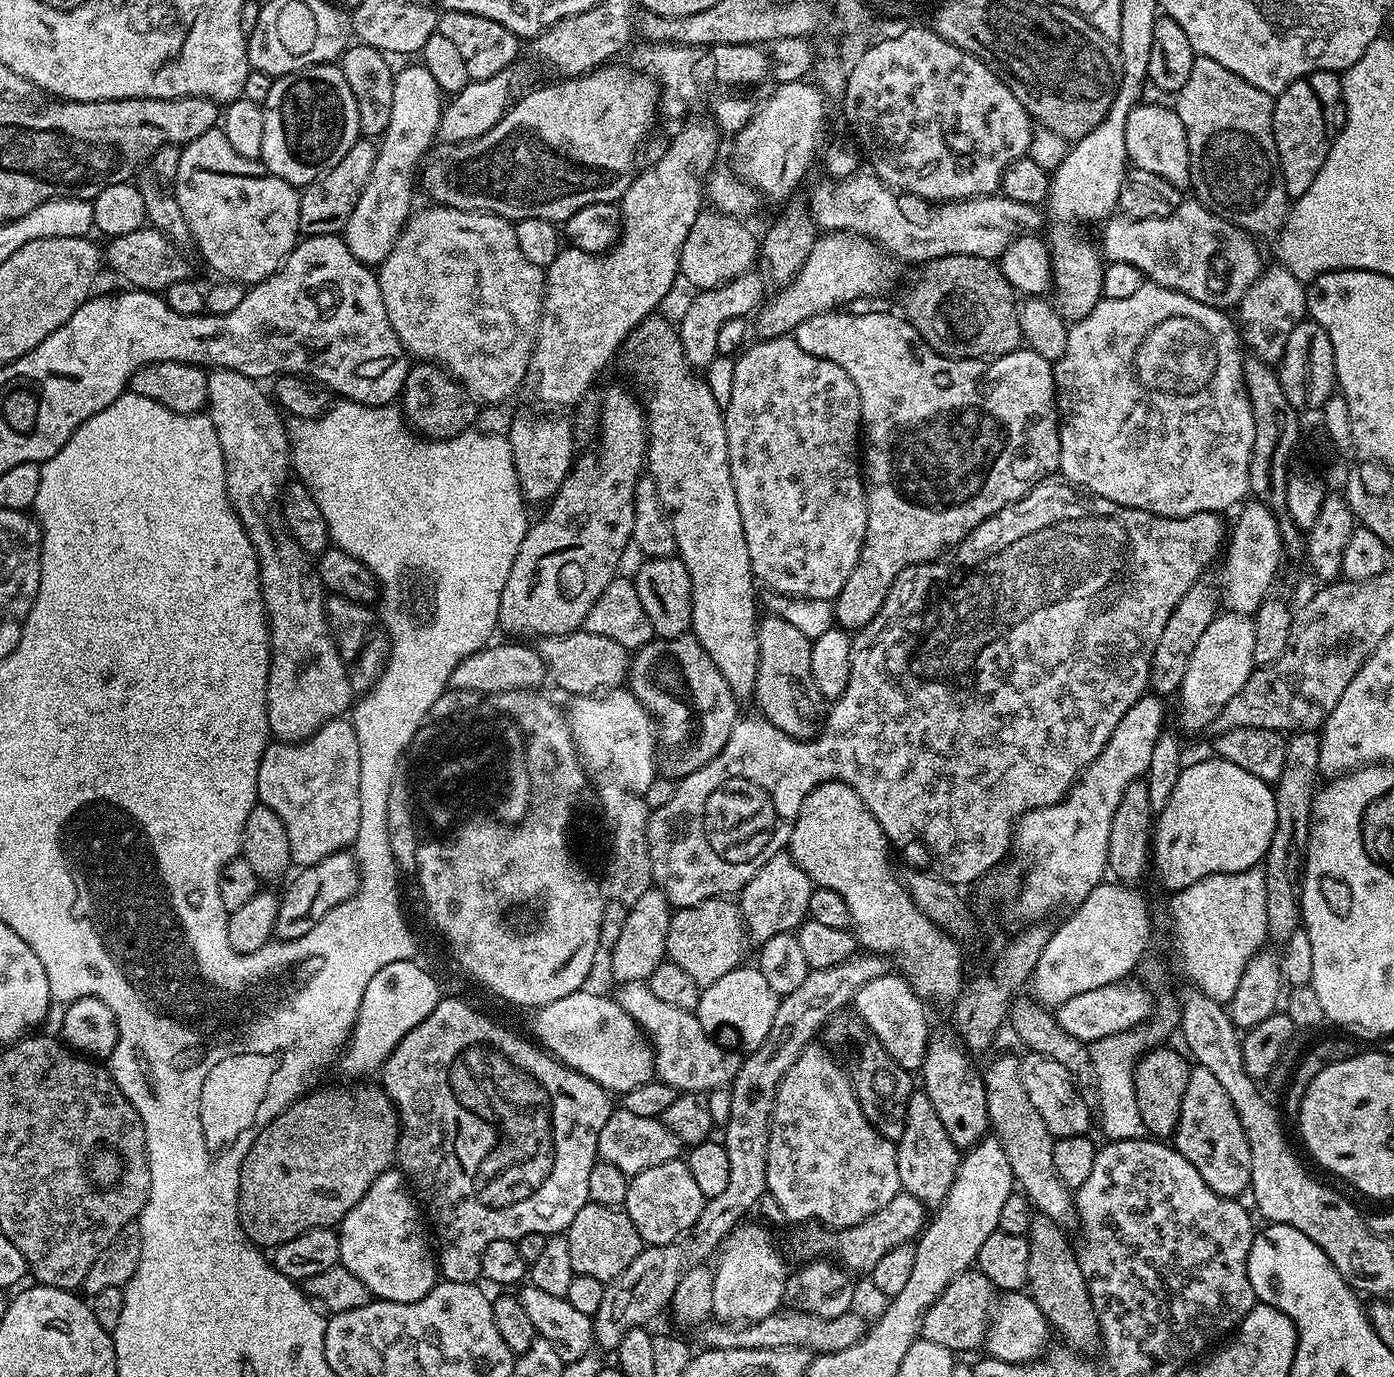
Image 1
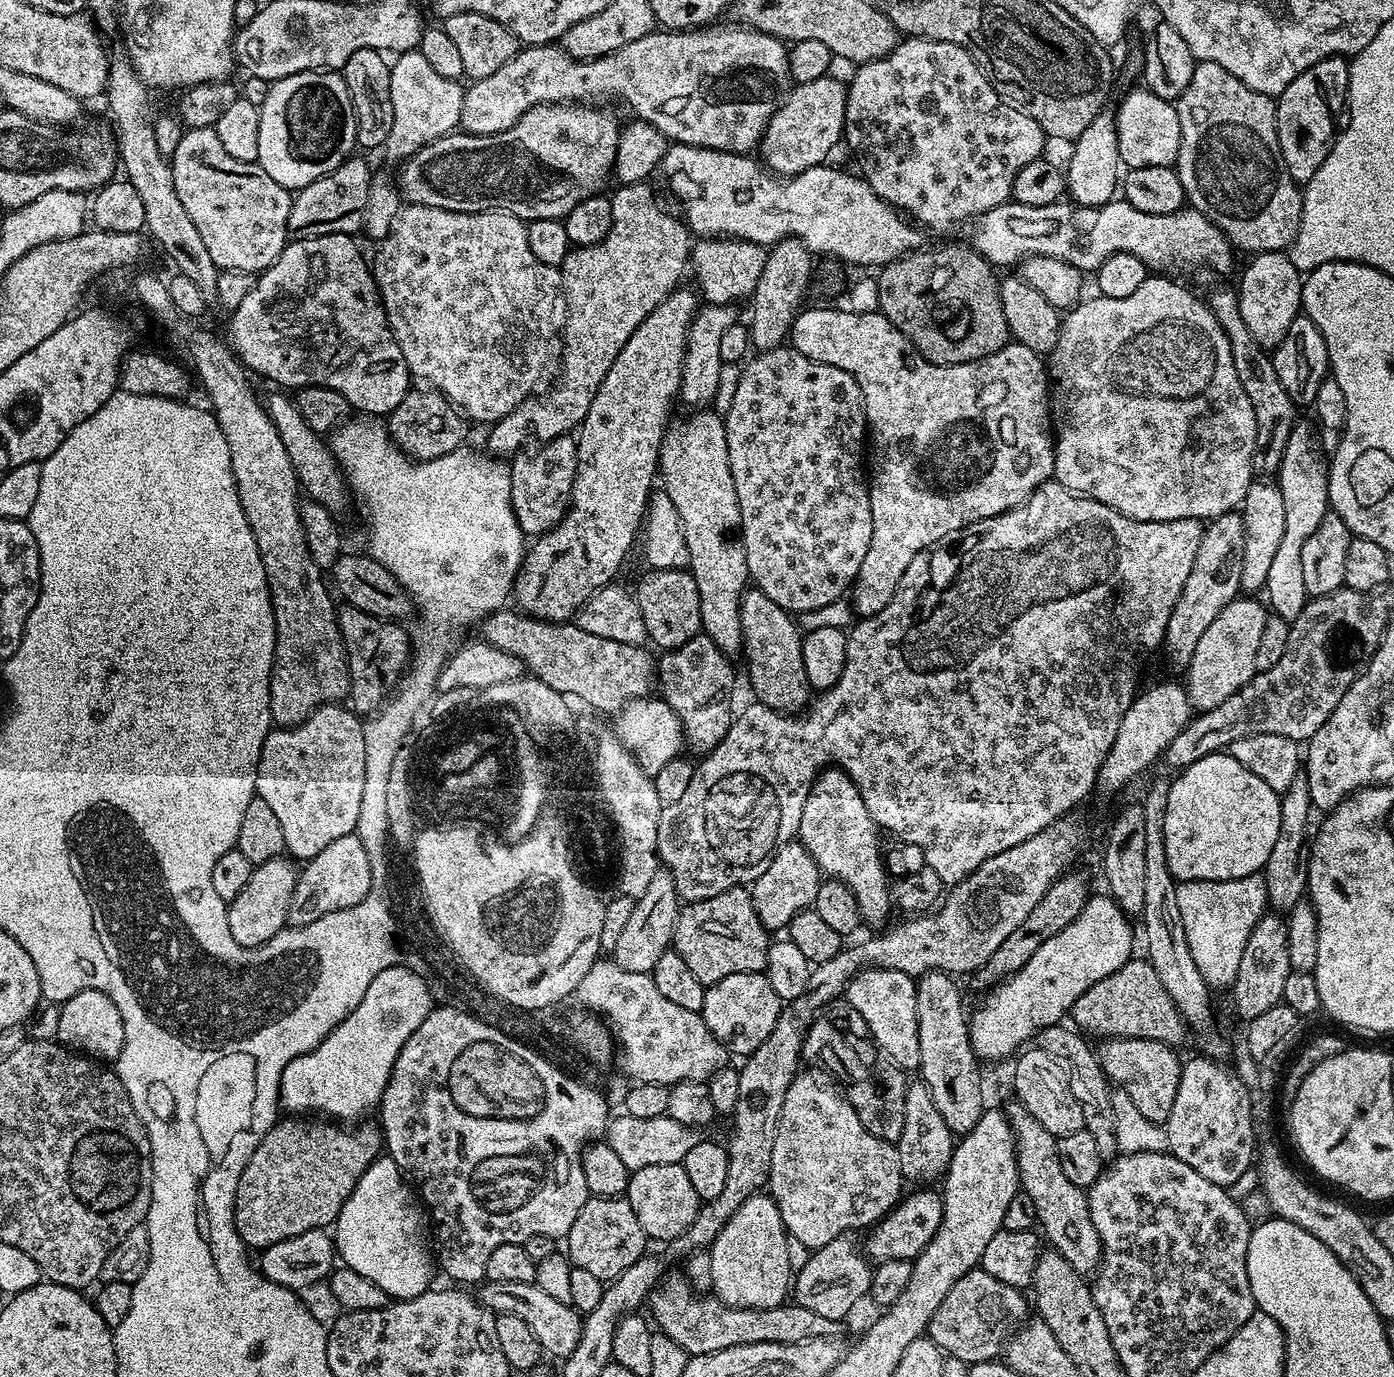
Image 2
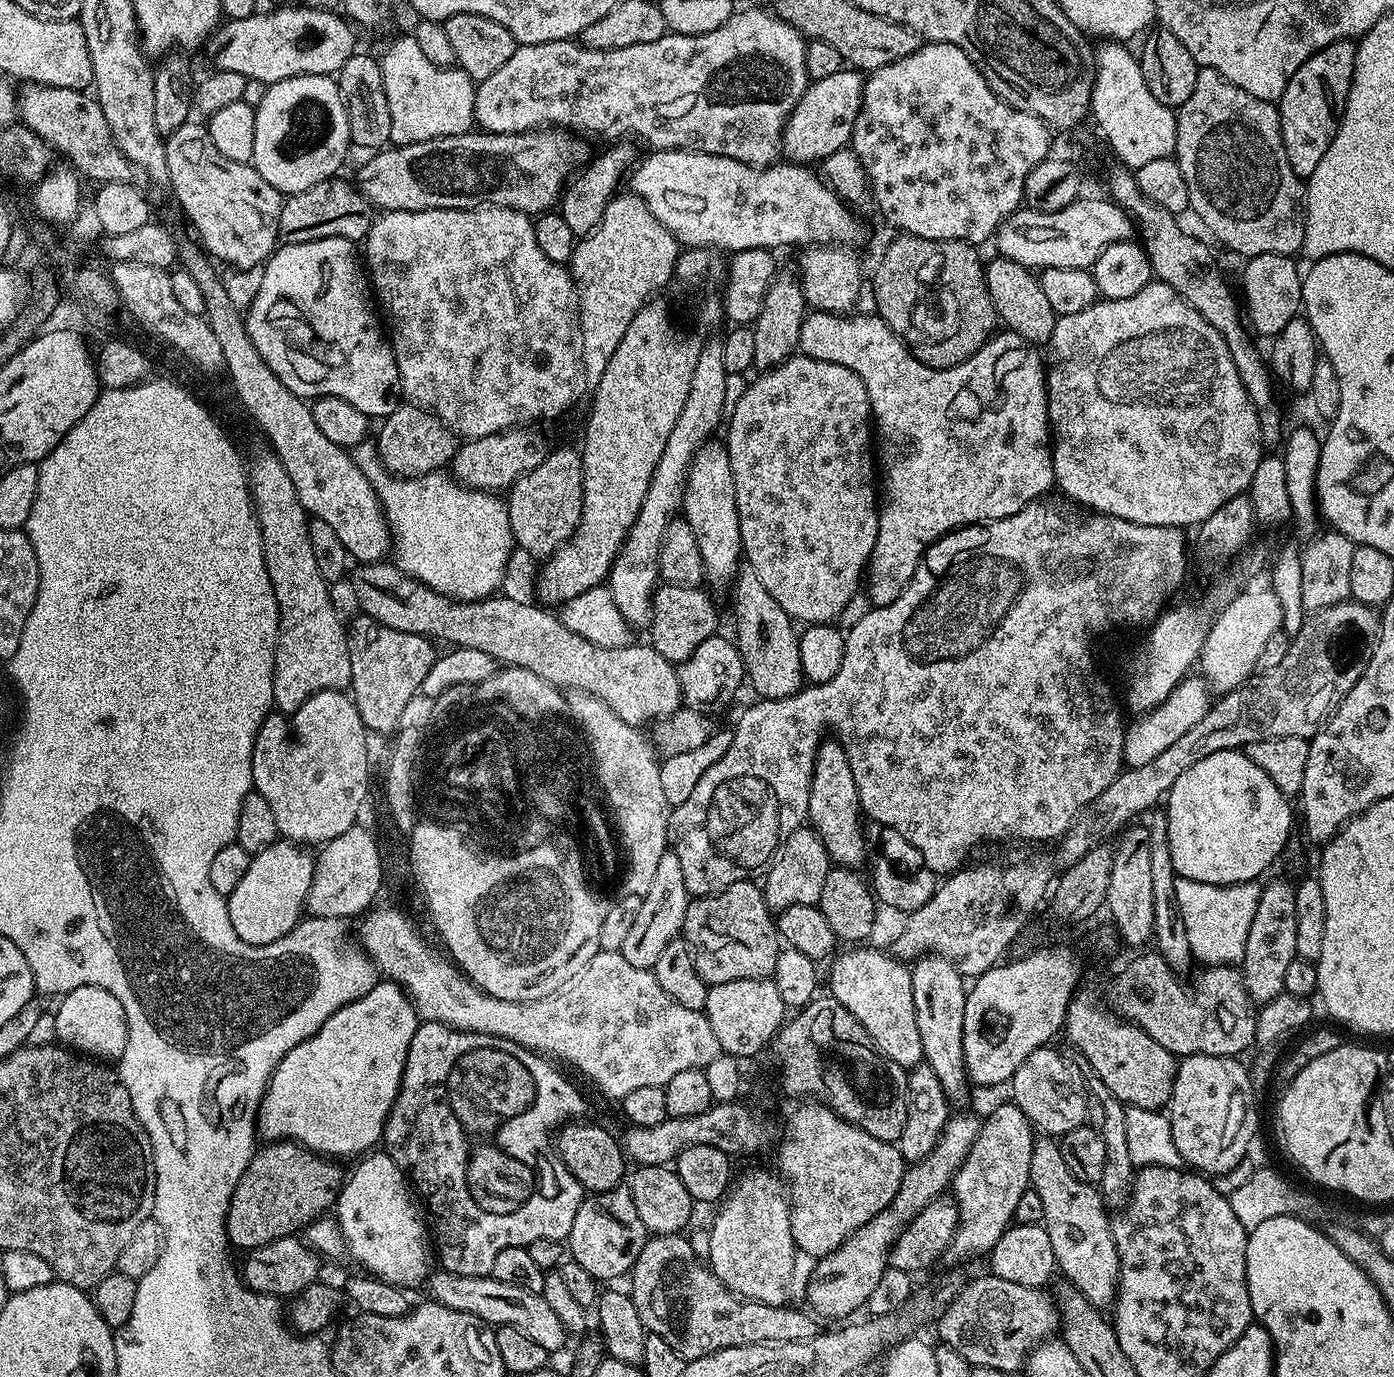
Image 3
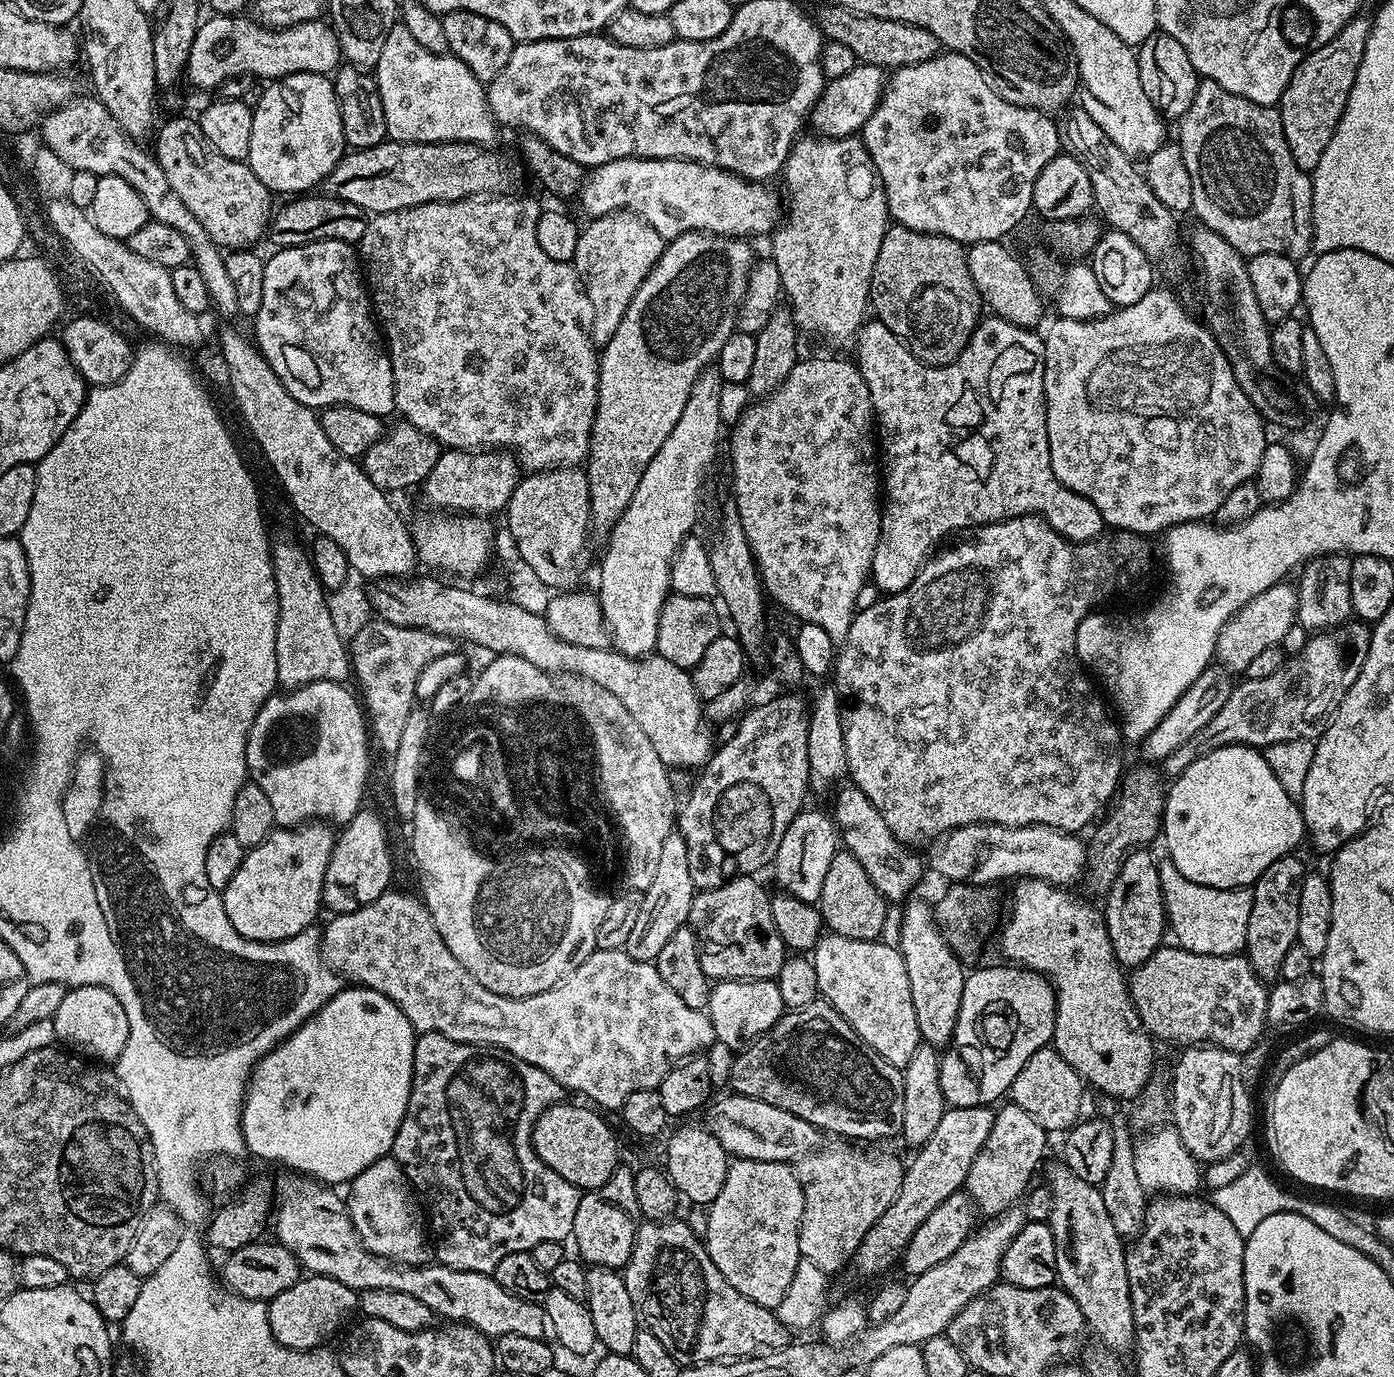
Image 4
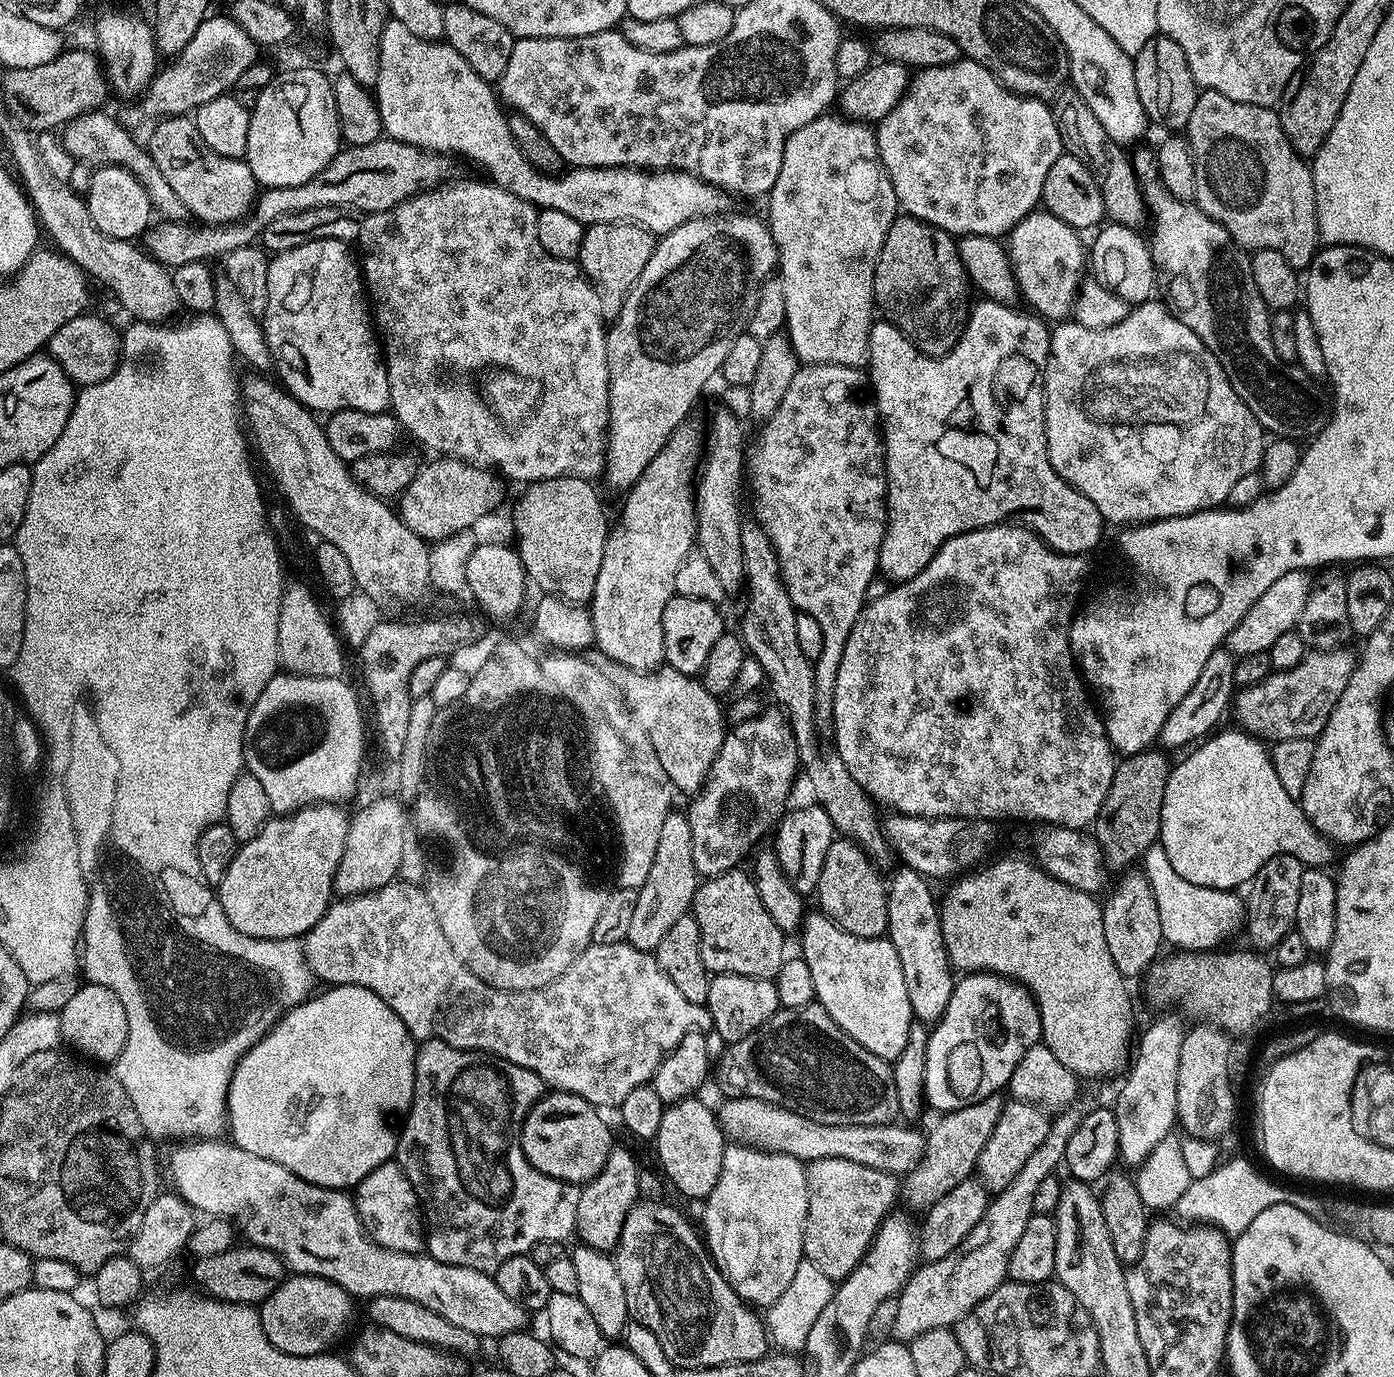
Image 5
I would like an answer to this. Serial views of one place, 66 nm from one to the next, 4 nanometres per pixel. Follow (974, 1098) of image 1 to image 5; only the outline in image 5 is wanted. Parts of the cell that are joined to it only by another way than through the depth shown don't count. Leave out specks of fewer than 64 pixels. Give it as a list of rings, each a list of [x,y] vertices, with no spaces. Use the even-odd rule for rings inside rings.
[[[909,867],[902,870],[887,883],[888,931],[886,936],[887,939],[891,940],[894,950],[898,950],[898,958],[902,962],[902,974],[906,974],[906,988],[910,994],[913,1017],[925,1025],[935,1026],[946,1014],[958,980],[954,975],[952,963],[948,960],[948,951],[944,945],[944,935],[942,934],[938,896],[932,893],[931,886],[933,887],[933,885],[930,883],[929,877]]]

